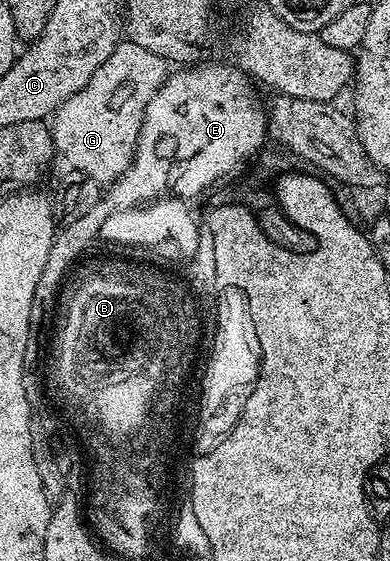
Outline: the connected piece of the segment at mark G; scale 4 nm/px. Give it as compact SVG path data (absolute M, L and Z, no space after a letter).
M131 41L120 42L87 85L51 116L52 141L59 158L61 155L72 171L94 177L102 185L115 183L132 166L146 105L169 74L168 60L158 53Z

